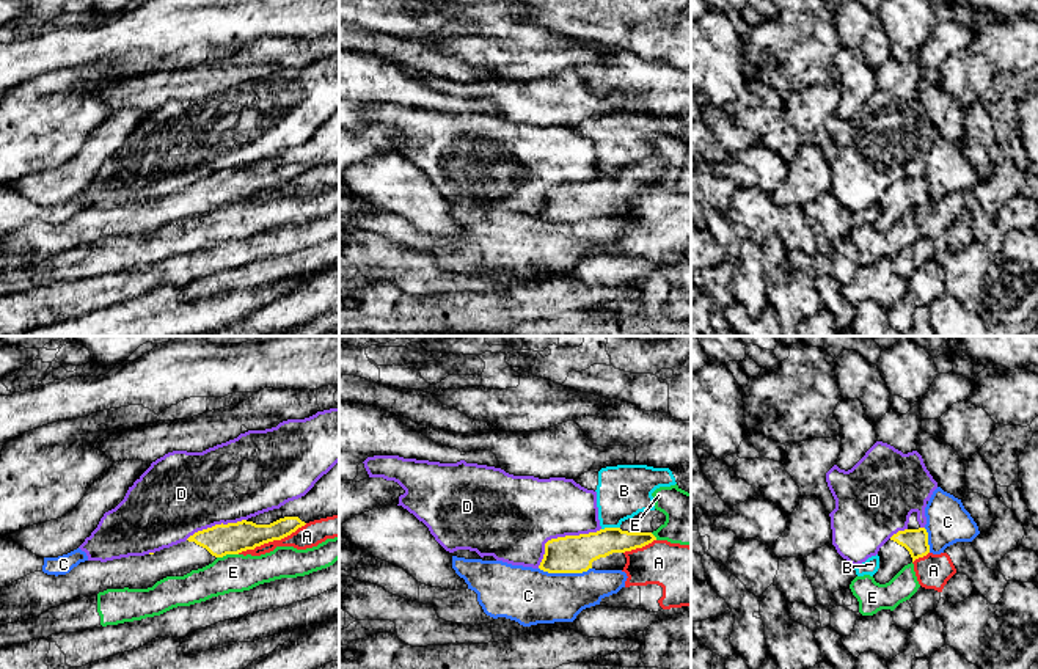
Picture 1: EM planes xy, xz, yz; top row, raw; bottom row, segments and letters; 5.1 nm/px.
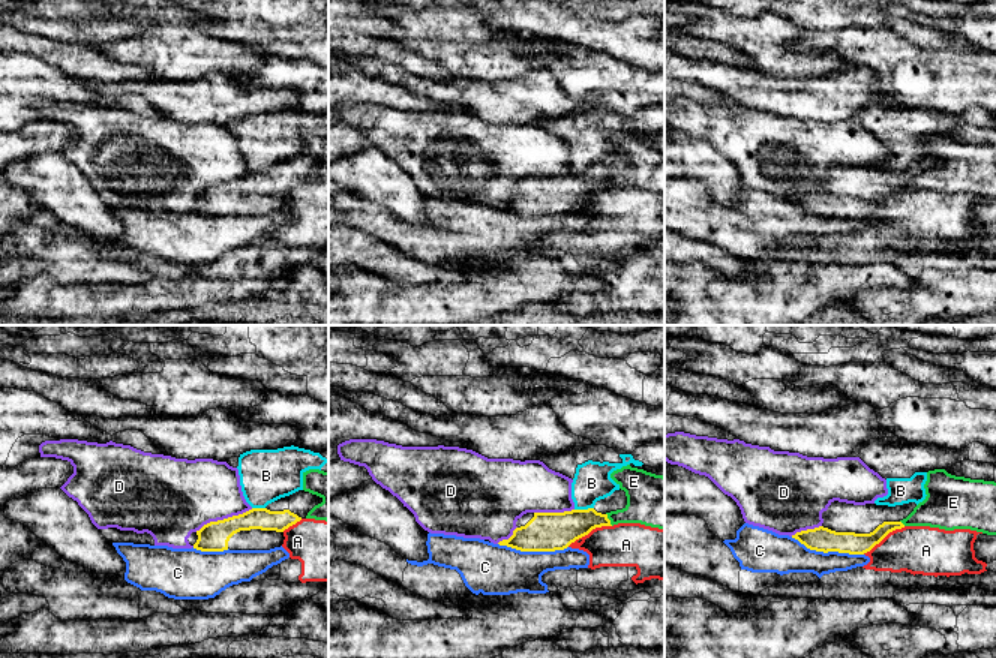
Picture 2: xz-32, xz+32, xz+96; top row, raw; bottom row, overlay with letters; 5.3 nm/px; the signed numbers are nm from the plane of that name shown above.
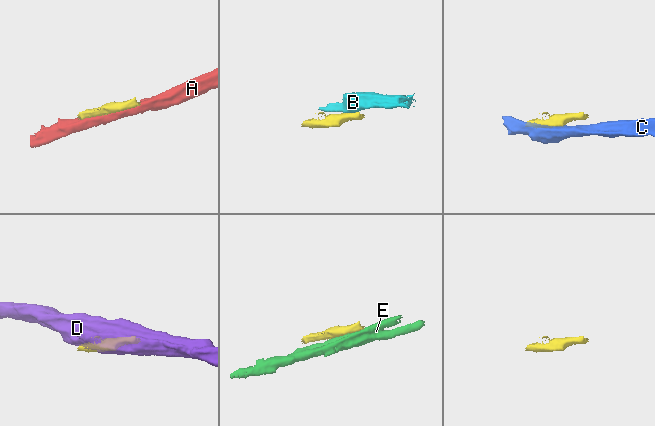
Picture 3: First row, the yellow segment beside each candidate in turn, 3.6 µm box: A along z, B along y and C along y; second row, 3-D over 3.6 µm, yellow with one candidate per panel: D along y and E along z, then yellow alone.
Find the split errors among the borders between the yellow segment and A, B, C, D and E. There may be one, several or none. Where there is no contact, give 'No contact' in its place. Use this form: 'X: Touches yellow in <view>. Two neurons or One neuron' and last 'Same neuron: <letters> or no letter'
A: Touches yellow in xy. Two neurons
B: Touches yellow in xz. Two neurons
C: Touches yellow in xz. Two neurons
D: Touches yellow in xz. Two neurons
E: Touches yellow in xy. Two neurons
Same neuron: no letter

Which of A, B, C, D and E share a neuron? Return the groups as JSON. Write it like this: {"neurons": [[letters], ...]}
{"neurons": [["A"], ["B"], ["C"], ["D"], ["E"]]}

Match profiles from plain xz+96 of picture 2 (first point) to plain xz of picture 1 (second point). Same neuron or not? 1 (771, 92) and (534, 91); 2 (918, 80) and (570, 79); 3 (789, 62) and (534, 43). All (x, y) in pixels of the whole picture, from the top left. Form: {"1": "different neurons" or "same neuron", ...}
{"1": "same neuron", "2": "different neurons", "3": "same neuron"}

